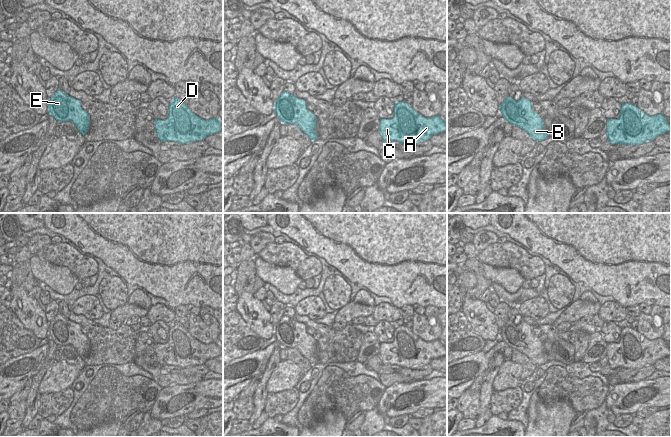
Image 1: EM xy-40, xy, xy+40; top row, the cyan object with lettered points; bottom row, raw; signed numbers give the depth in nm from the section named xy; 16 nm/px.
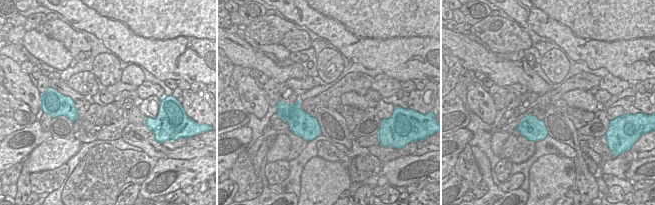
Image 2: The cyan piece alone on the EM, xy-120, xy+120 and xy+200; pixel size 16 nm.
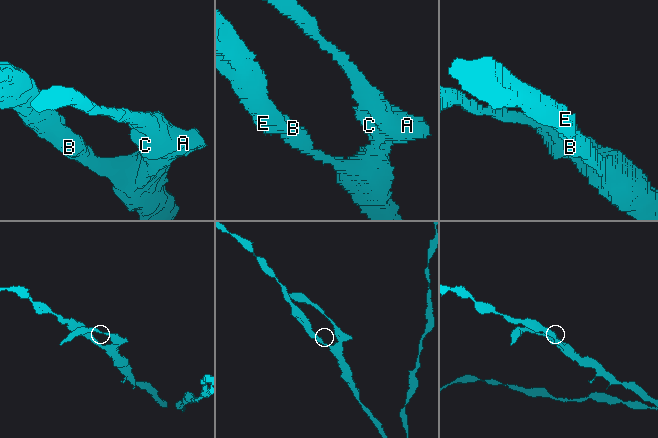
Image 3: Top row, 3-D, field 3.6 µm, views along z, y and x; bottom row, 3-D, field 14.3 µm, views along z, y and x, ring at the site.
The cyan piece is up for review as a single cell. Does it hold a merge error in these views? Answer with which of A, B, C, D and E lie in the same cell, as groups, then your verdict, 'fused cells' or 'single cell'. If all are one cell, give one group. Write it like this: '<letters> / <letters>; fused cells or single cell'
A B C D E; single cell

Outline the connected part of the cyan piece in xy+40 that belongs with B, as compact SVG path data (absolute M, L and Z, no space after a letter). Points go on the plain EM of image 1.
M508 320L499 332L506 346L522 352L532 363L543 365L548 362L548 356L544 350L543 342L532 334L532 327L524 321L515 325Z

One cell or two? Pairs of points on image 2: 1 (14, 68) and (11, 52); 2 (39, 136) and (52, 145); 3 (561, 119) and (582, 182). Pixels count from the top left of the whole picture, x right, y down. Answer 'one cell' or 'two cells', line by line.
1: two cells
2: two cells
3: one cell

